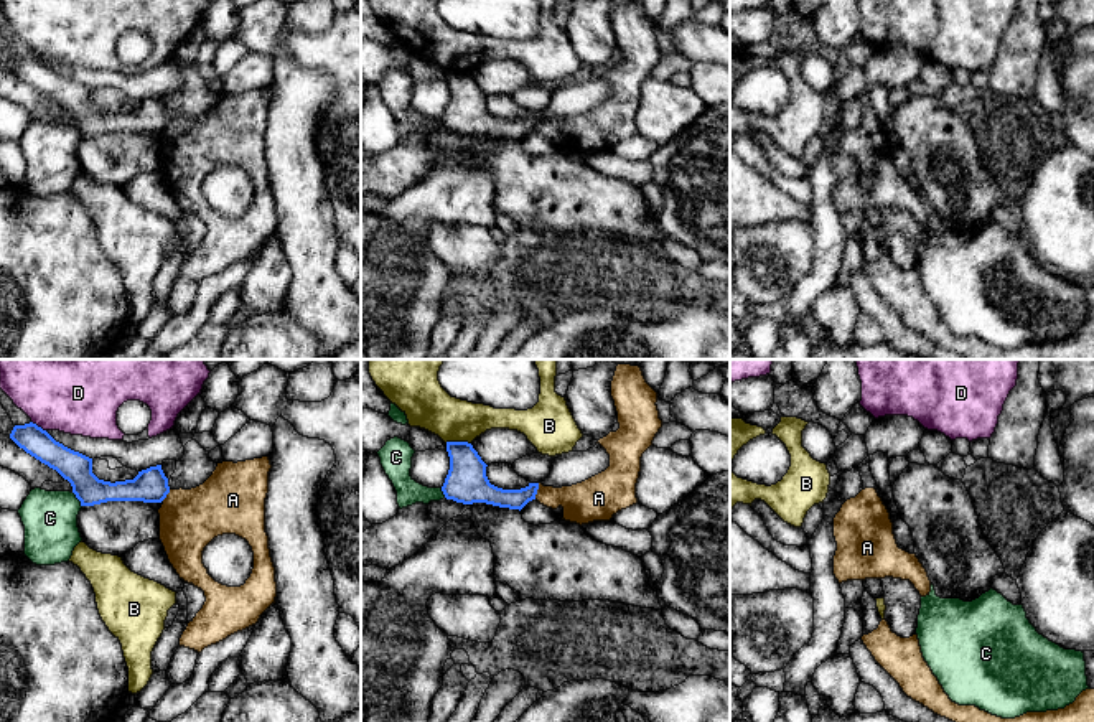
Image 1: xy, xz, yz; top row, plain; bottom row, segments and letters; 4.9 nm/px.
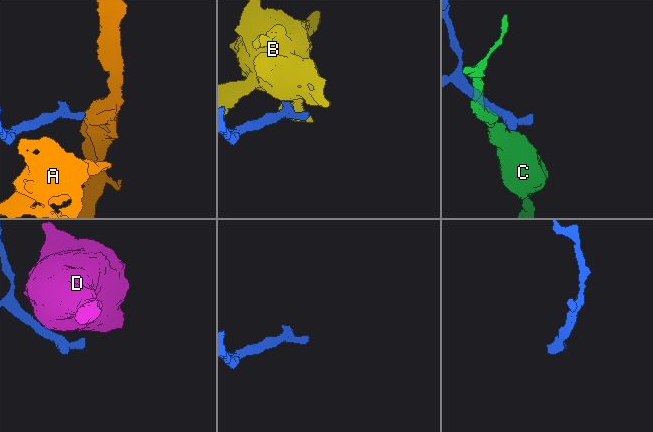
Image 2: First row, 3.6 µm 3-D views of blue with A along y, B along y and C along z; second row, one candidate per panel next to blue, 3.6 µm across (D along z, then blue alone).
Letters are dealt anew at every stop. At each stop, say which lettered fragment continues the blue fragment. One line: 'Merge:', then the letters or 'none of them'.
Merge: none of them

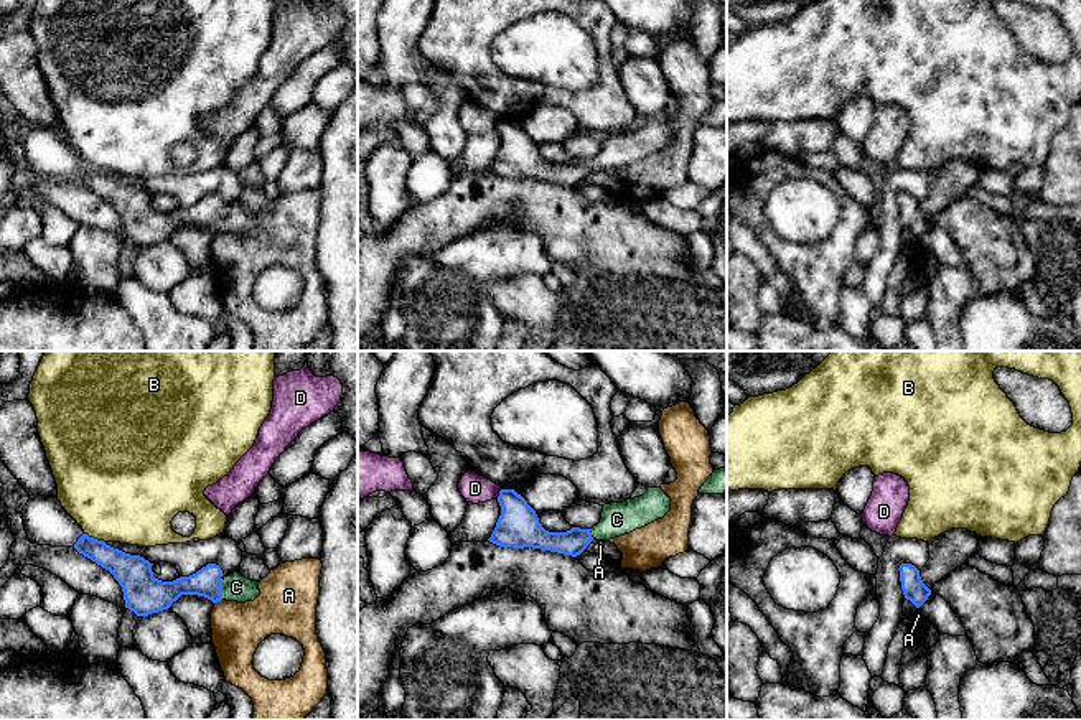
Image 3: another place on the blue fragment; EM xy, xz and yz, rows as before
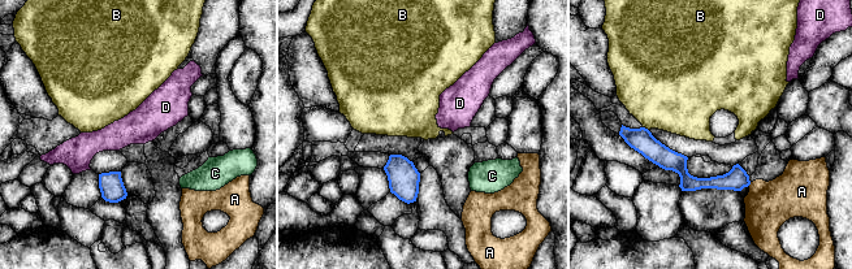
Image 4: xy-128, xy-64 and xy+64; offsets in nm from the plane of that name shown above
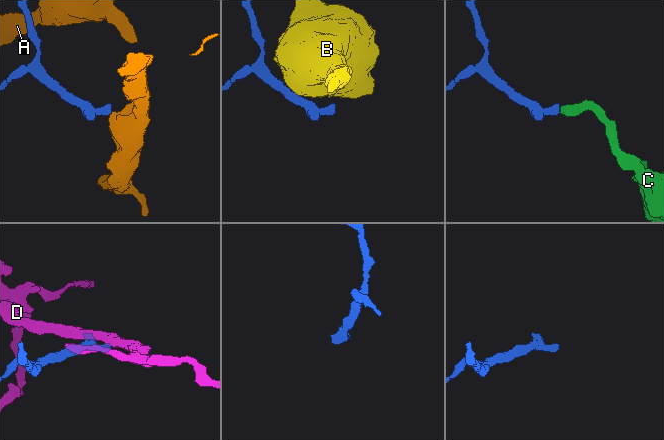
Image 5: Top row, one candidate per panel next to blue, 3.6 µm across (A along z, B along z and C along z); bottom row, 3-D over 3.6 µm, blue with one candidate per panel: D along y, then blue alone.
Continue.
Merge: C

